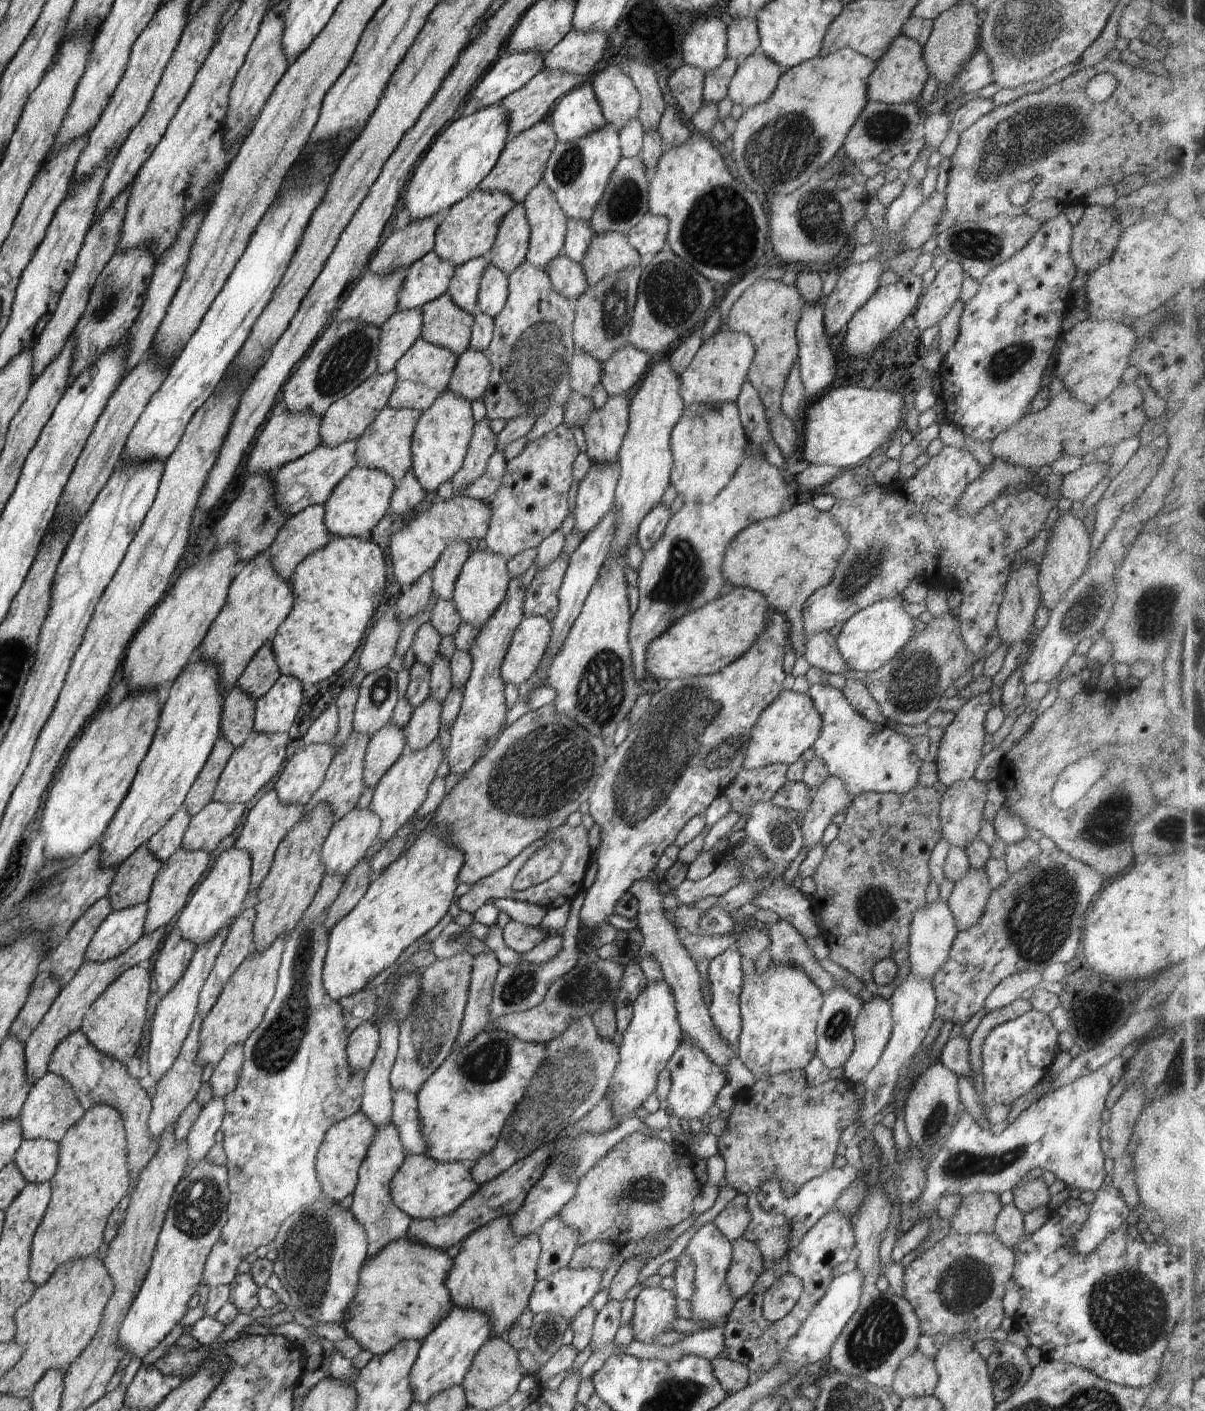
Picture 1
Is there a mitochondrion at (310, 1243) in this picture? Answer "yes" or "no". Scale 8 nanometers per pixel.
yes

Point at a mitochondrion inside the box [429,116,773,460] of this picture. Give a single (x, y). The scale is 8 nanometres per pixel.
(719, 232)

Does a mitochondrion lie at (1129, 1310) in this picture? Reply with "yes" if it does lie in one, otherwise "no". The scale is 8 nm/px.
yes

